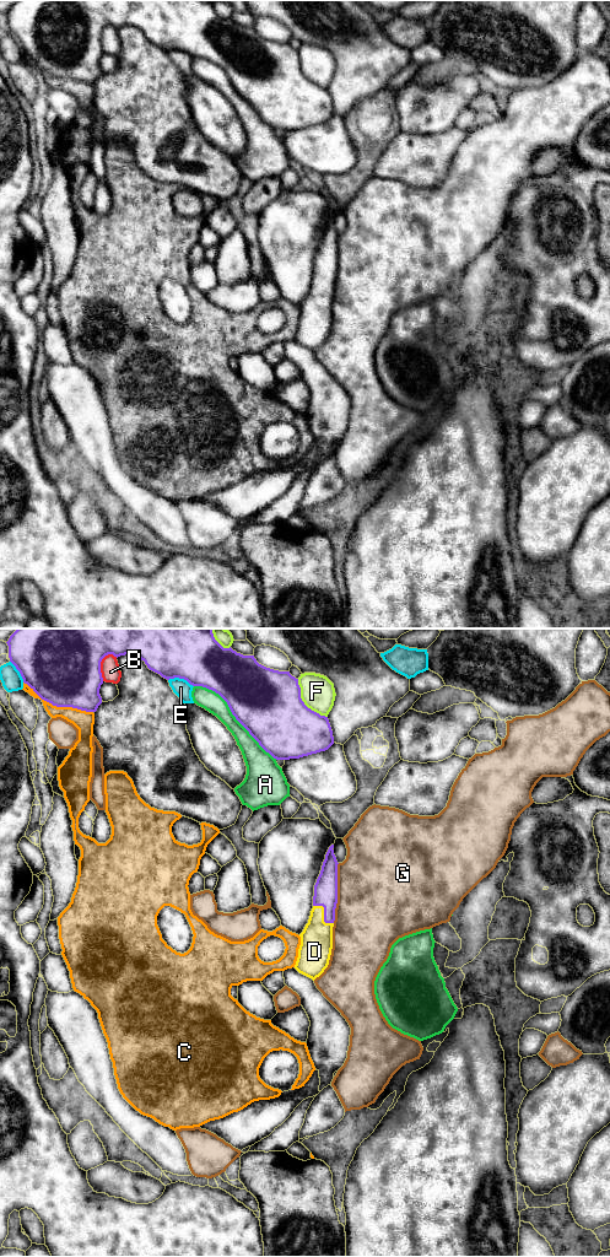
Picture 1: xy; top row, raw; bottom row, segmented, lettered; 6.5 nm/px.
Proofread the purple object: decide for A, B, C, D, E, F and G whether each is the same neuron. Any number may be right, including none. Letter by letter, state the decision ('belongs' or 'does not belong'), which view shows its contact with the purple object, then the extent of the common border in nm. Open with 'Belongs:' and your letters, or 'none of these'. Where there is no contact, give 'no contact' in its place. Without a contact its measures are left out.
Belongs: D
A: does not belong; contact in xy; length 750 nm
B: does not belong; contact in xy; length 200 nm
C: does not belong; contact in xy; length 500 nm
D: belongs; contact in xy; length 180 nm
E: does not belong; contact in xy; length 180 nm
F: does not belong; contact in xy; length 320 nm
G: does not belong; contact in xy; length 400 nm

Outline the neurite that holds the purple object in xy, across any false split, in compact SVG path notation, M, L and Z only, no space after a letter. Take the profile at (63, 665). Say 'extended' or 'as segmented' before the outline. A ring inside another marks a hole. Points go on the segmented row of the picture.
as segmented; M17 628L6 642L10 662L42 700L56 707L72 707L96 712L102 703L99 695L103 678L101 662L108 656L133 654L162 678L184 679L193 686L203 686L218 694L236 719L259 745L276 760L299 759L328 750L334 744L328 717L308 708L301 698L298 679L290 671L279 671L257 662L254 656L243 656L231 647L223 648L214 637L212 628Z

